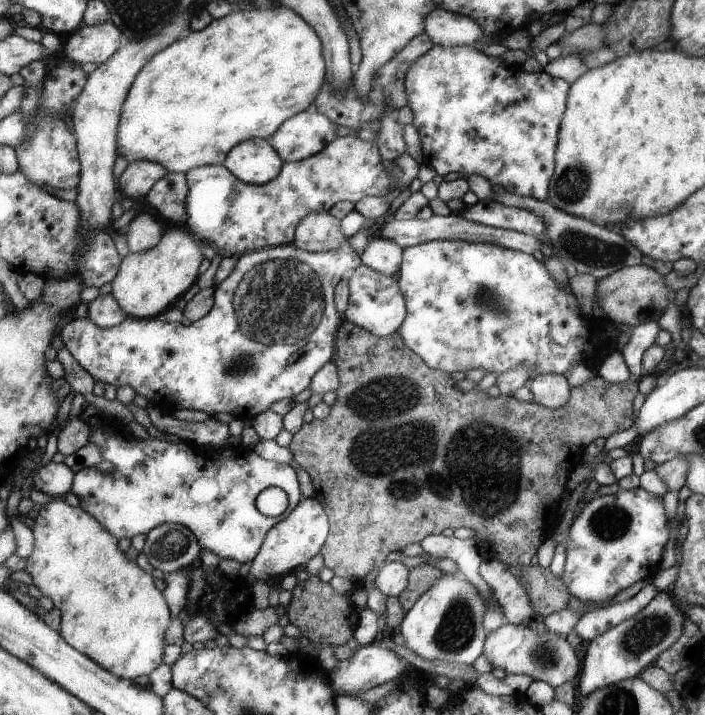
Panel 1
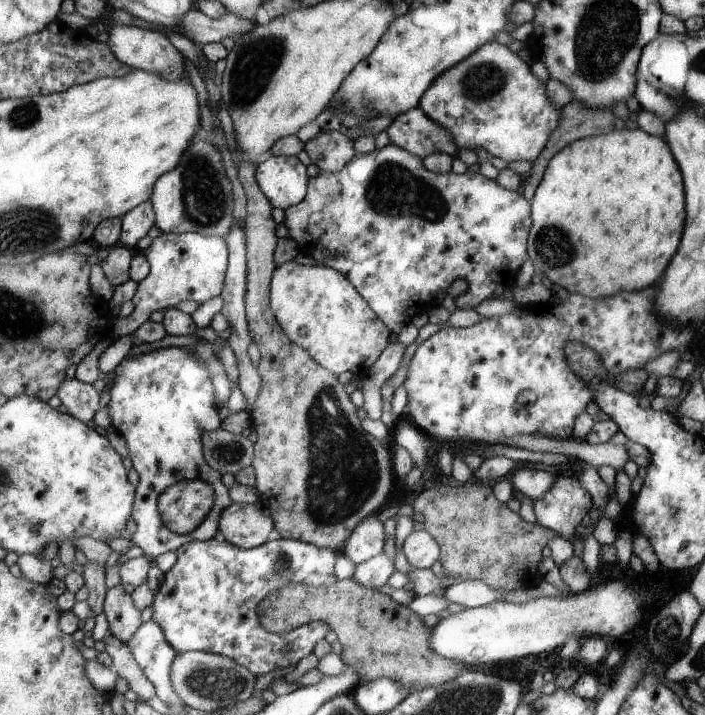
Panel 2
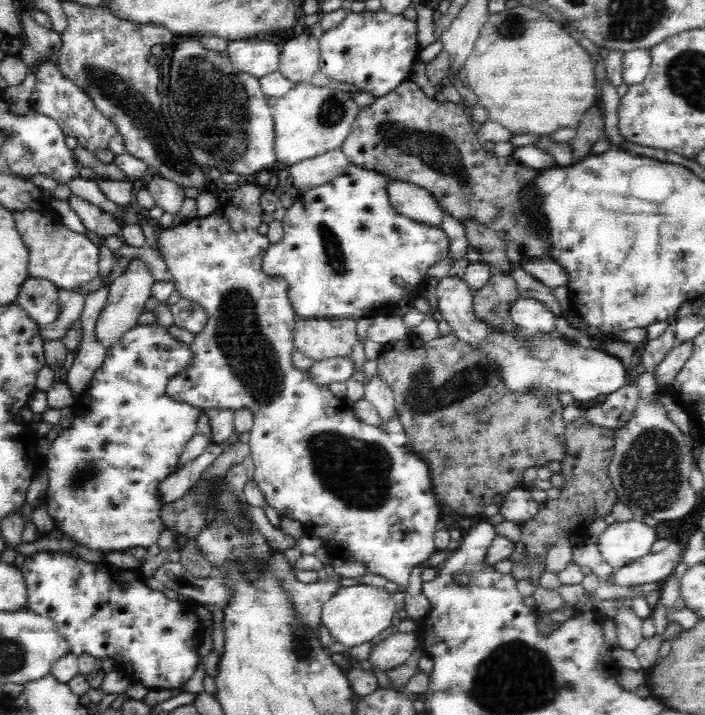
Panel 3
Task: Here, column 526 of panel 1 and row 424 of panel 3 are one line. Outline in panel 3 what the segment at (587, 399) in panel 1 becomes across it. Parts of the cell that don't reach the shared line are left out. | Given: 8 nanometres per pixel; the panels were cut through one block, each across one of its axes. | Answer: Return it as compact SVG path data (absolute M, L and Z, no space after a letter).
M454 333L447 336L434 337L432 340L423 341L418 336L408 335L406 339L395 341L394 344L384 347L382 354L377 358L378 375L382 381L387 382L395 396L395 405L399 421L405 428L408 447L414 451L424 462L429 465L429 471L433 482L433 489L438 498L446 500L450 508L464 514L468 519L474 520L474 514L483 512L484 508L492 504L492 498L498 494L505 495L516 486L525 485L523 480L524 470L532 466L542 467L549 460L556 463L562 462L566 456L565 422L562 421L563 408L557 393L542 393L540 390L528 389L526 393L511 393L501 380L501 374L497 373L496 366L479 349L474 349L466 341L460 340Z

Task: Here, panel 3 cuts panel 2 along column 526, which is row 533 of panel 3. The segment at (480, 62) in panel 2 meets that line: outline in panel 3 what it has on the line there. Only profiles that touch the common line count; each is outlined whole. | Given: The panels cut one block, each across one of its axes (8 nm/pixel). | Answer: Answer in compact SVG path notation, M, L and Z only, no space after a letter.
M158 324L137 325L122 335L122 338L114 343L106 353L106 358L100 367L100 370L94 372L94 376L87 384L86 390L78 397L78 405L73 407L74 422L70 428L62 431L55 441L51 444L46 457L42 458L42 464L45 466L48 474L48 488L45 492L44 504L47 506L48 514L54 518L56 526L72 540L73 543L80 542L86 548L99 550L105 554L109 550L126 551L134 546L149 548L156 544L160 533L164 530L161 519L161 506L163 505L156 497L156 488L158 484L174 472L174 466L178 464L178 458L184 450L184 446L194 434L198 433L197 420L200 416L206 414L202 408L196 408L191 404L175 401L167 395L166 387L168 381L175 378L180 372L191 363L191 352L189 346L174 338L168 332L168 329Z

